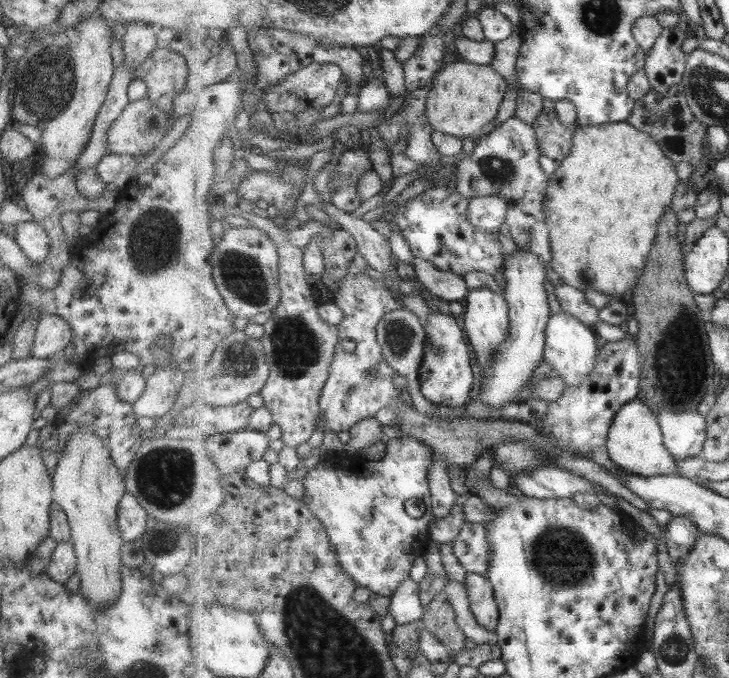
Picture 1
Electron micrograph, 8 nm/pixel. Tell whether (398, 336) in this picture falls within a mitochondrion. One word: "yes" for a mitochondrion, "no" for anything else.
yes

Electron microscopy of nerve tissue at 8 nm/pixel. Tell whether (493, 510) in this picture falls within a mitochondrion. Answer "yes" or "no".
no

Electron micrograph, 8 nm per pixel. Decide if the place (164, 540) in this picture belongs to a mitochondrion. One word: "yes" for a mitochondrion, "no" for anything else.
yes

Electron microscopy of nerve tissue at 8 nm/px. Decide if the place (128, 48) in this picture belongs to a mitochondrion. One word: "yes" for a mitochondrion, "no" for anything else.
no

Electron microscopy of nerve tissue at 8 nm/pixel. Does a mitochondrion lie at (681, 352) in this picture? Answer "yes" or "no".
yes

